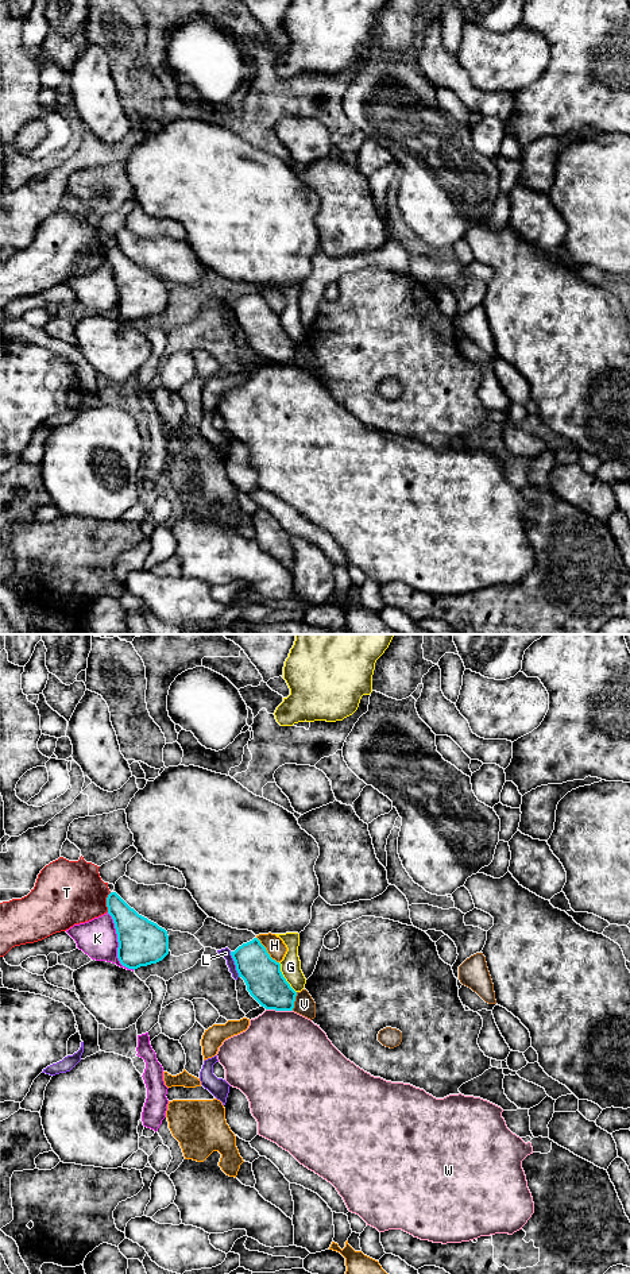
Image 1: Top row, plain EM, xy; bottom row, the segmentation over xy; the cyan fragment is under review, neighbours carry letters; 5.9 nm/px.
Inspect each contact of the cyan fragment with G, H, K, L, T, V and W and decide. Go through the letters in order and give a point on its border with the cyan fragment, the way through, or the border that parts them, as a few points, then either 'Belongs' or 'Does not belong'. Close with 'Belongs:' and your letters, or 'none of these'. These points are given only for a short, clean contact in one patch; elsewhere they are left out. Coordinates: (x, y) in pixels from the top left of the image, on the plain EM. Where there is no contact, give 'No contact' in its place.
G: Touches cyan at xy (283, 329). Does not belong
H: Touches cyan at xy (266, 302). Does not belong
K: Touches cyan at xy (119, 297). Does not belong
L: Touches cyan at xy (235, 316). Does not belong
T: Touches cyan at xy (107, 254). Does not belong
V: Touches cyan at xy (294, 352). Boundary: xy (297, 344), (292, 362). Does not belong
W: Touches cyan at xy (279, 362). Does not belong
Belongs: none of these

